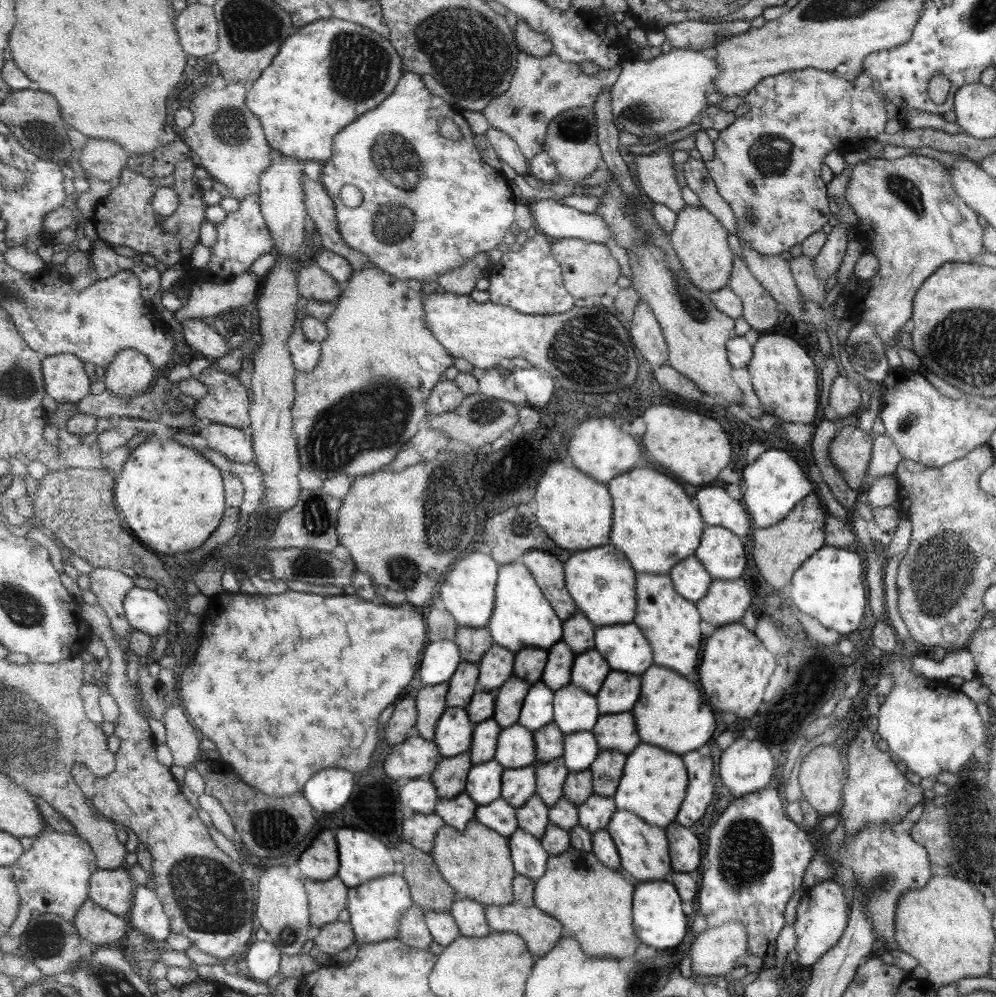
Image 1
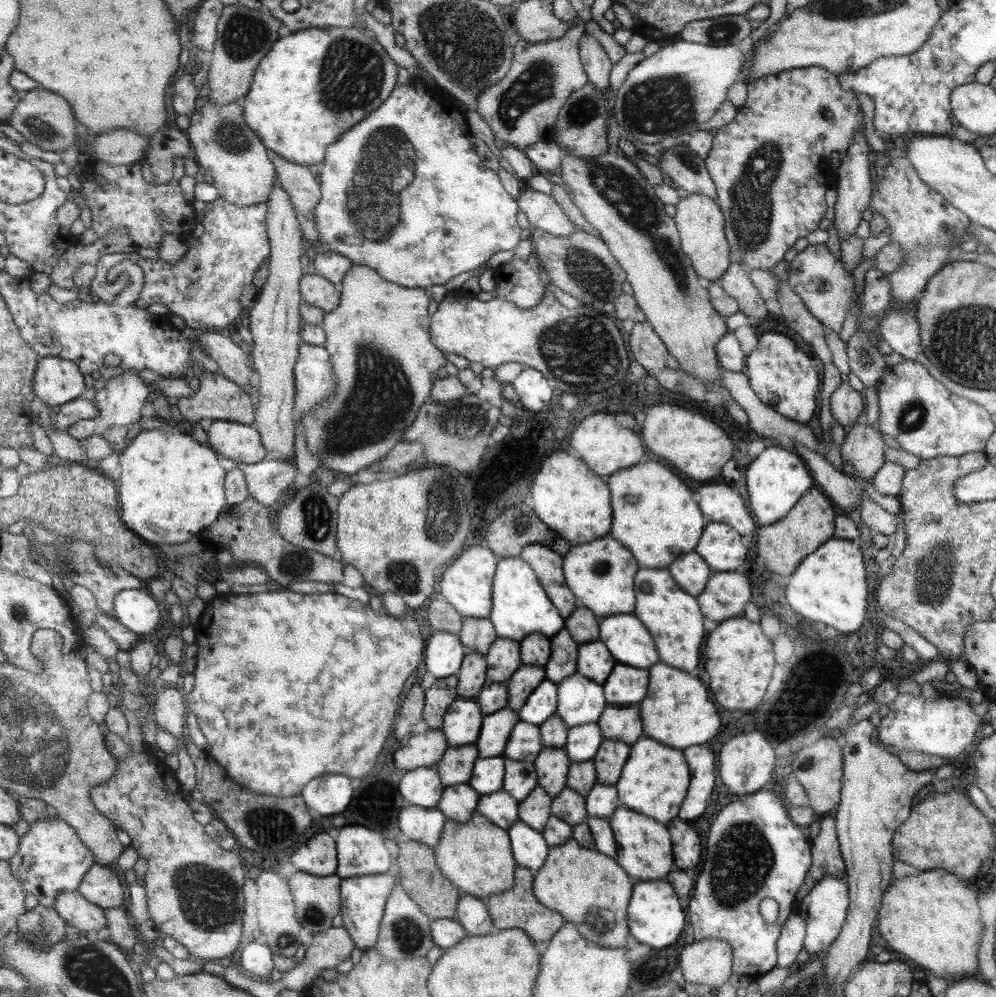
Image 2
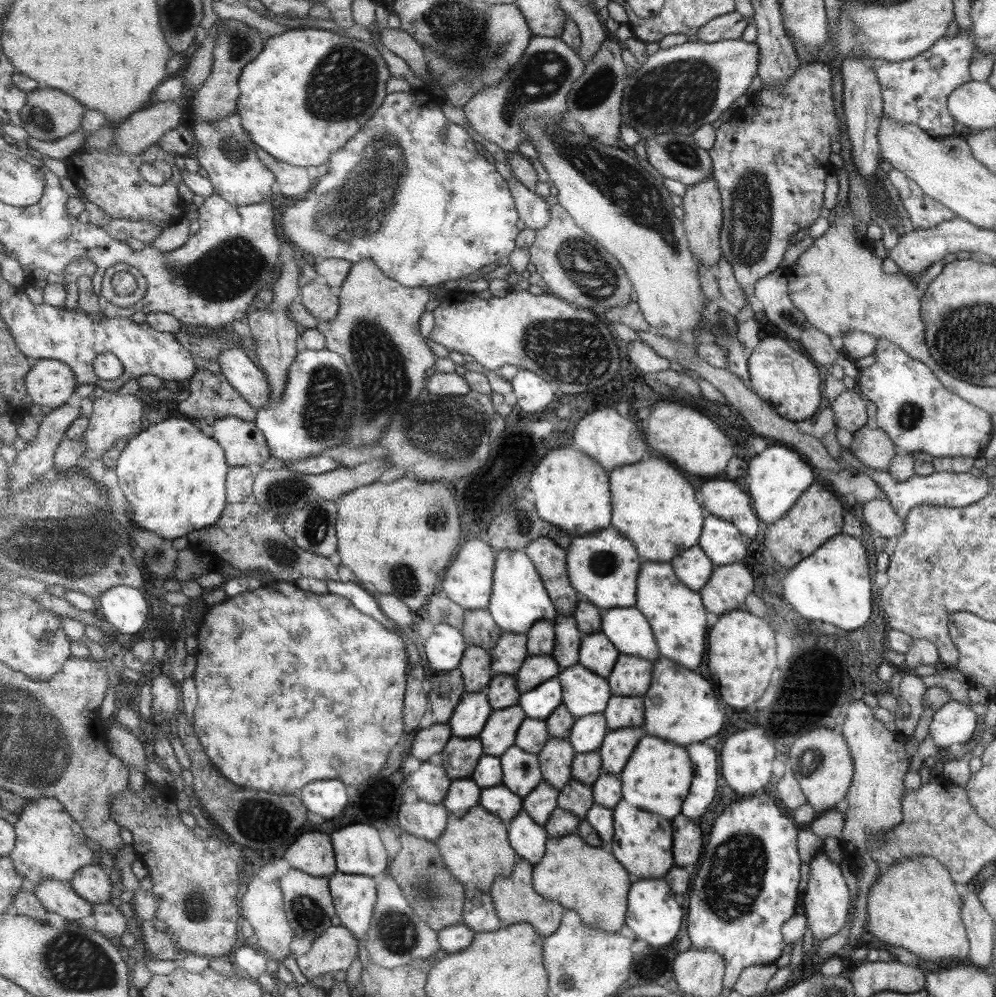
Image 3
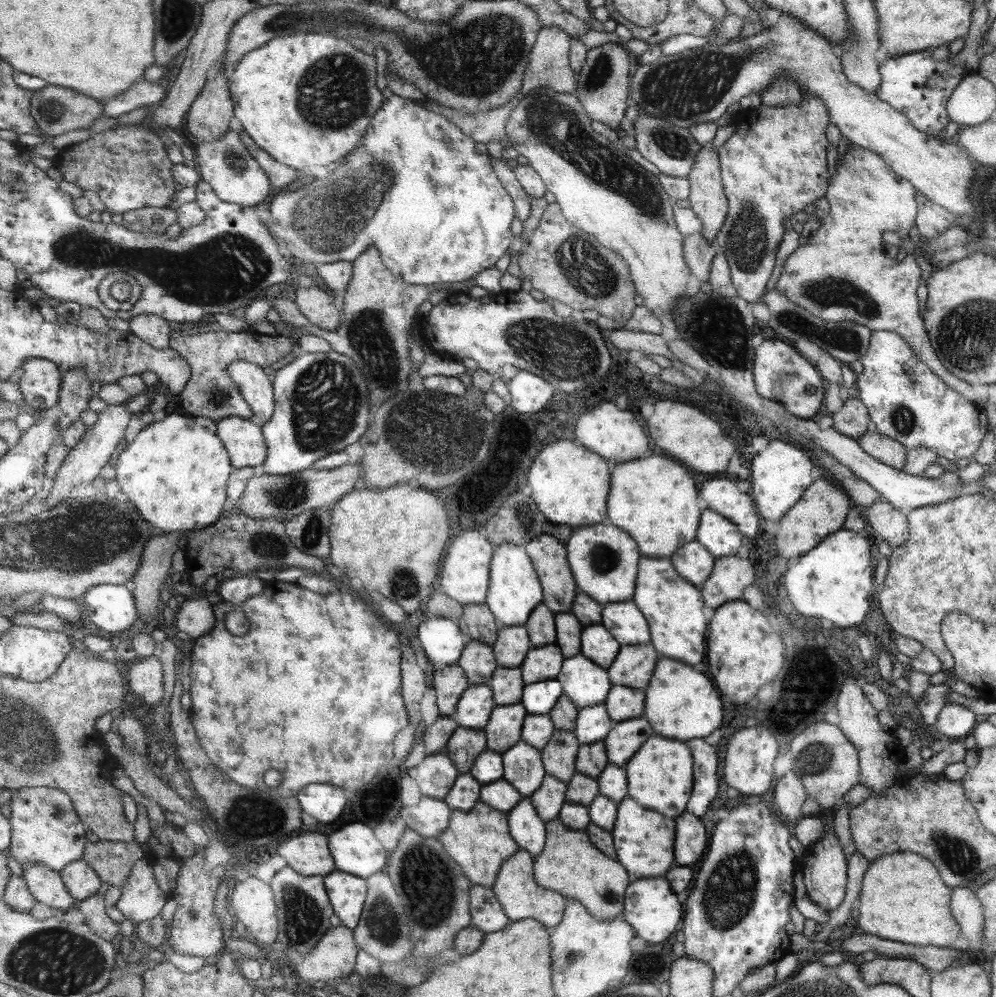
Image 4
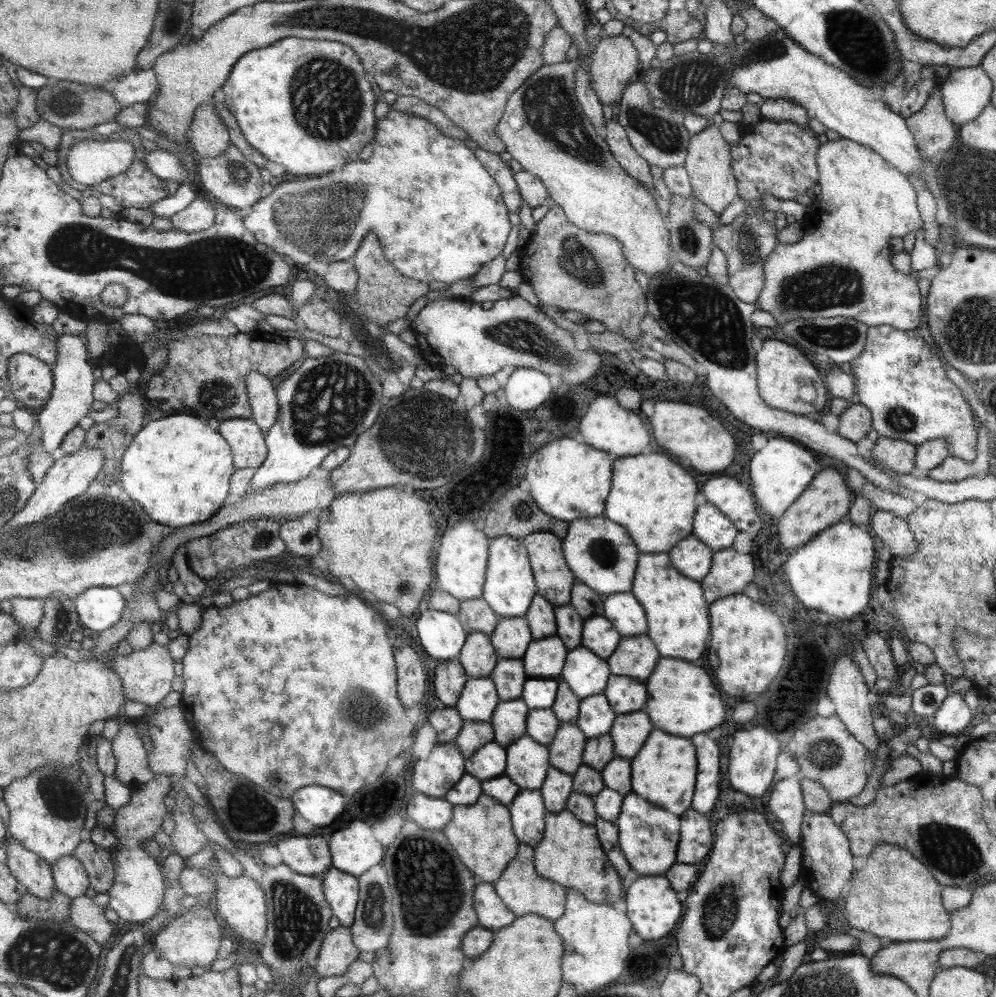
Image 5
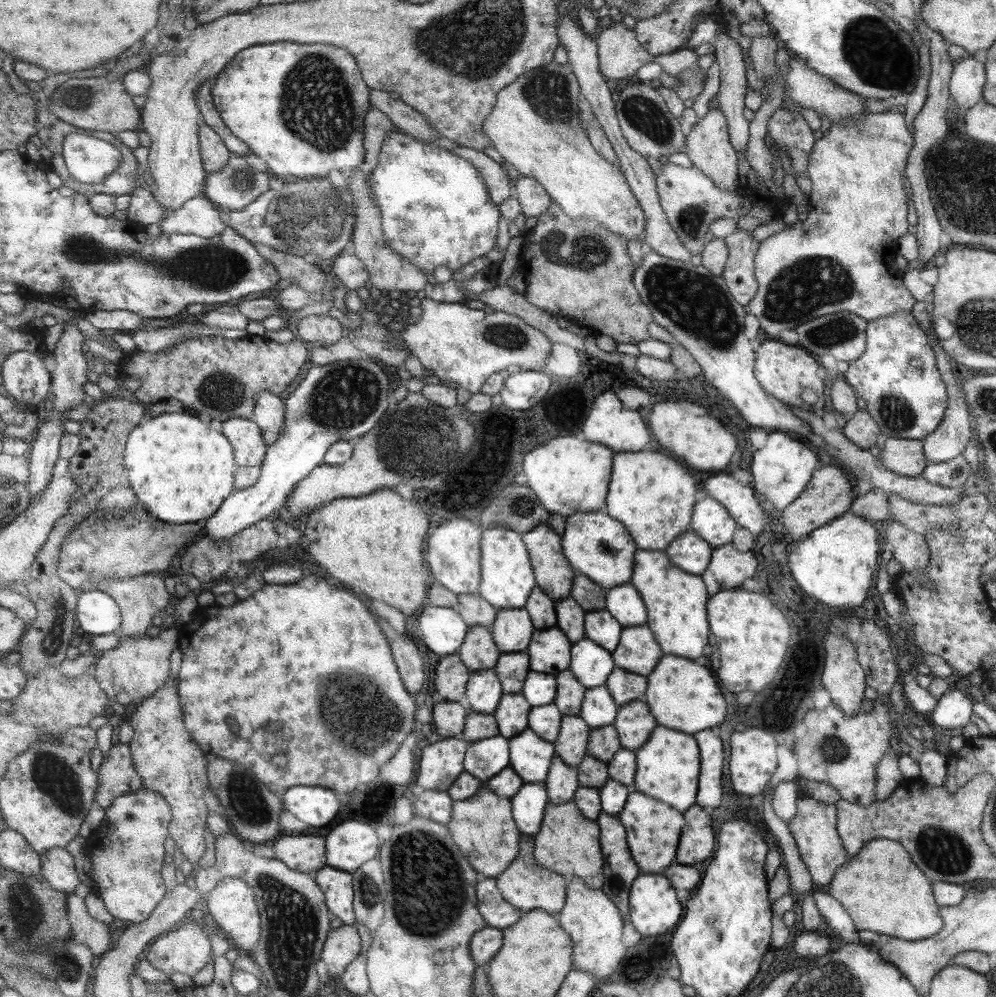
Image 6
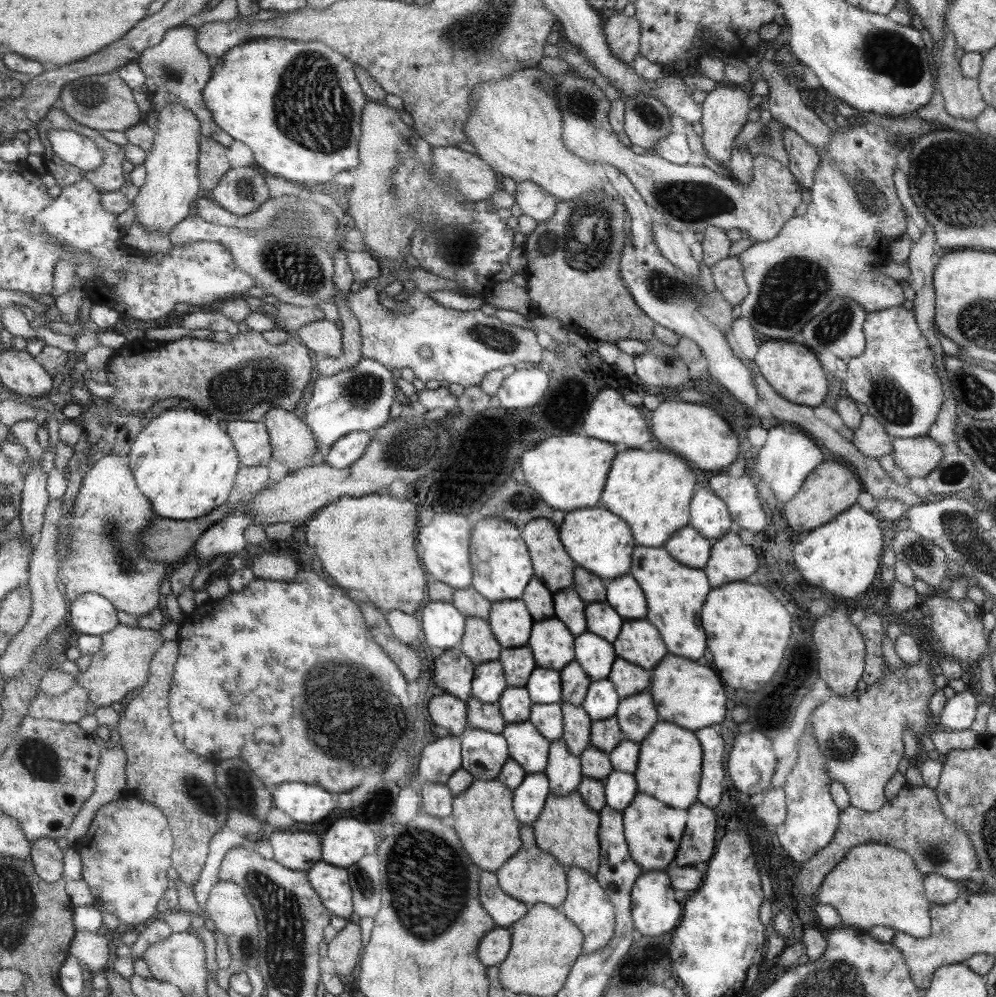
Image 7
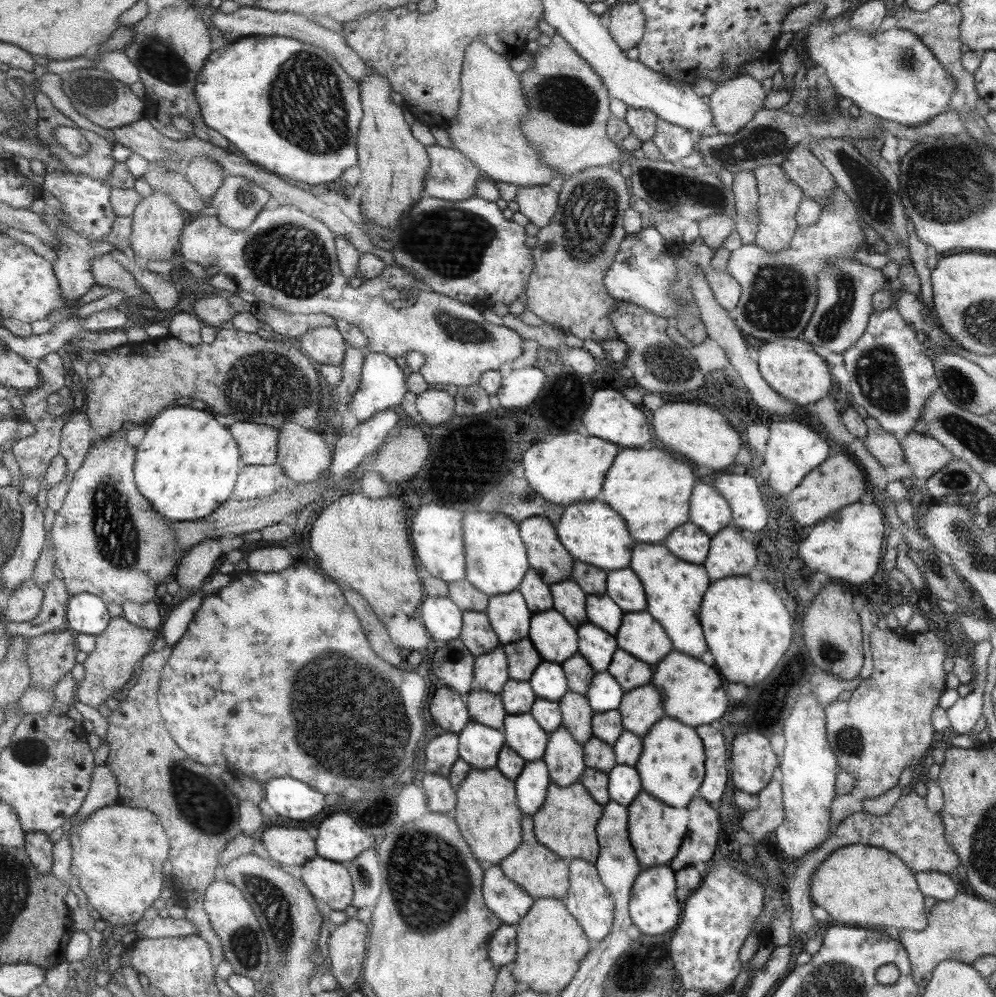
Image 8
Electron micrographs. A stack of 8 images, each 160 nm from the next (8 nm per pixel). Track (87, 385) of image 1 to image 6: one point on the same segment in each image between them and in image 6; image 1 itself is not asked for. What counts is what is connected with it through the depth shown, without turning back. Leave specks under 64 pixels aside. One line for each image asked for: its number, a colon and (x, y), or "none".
2: (58, 381)
3: (51, 383)
4: (41, 382)
5: (31, 380)
6: (27, 377)

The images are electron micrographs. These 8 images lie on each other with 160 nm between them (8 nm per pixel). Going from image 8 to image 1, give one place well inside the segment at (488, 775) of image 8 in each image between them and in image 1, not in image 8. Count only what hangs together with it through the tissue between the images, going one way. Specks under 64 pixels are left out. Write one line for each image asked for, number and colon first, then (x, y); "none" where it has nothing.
1: (477, 862)
2: (477, 856)
3: (477, 848)
4: (480, 841)
5: (483, 834)
6: (484, 827)
7: (484, 816)

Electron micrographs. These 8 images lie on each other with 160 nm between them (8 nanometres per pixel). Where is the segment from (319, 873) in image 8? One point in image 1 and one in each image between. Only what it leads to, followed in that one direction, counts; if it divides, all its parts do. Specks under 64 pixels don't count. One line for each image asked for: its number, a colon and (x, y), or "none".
1: (375, 907)
2: (365, 897)
3: (355, 896)
4: (348, 893)
5: (342, 890)
6: (338, 885)
7: (333, 883)

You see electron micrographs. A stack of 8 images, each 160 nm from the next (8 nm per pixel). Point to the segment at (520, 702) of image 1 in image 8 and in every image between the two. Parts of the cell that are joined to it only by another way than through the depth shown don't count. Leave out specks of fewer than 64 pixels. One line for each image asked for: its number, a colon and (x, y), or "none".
2: (523, 683)
3: (537, 669)
4: (544, 663)
5: (545, 658)
6: (550, 652)
7: (553, 645)
8: (556, 640)

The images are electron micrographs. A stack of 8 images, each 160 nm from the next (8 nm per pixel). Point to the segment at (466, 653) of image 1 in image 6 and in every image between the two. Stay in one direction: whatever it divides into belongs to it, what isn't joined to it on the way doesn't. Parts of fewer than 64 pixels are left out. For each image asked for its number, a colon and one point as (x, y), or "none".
2: (478, 635)
3: (480, 628)
4: (478, 622)
5: (476, 614)
6: (475, 609)

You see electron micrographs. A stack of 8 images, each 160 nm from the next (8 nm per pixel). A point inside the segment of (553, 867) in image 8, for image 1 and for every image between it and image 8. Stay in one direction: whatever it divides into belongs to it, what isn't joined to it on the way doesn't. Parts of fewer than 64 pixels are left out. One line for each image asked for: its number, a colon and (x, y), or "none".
1: (540, 931)
2: (519, 907)
3: (517, 901)
4: (522, 896)
5: (523, 889)
6: (527, 885)
7: (533, 876)

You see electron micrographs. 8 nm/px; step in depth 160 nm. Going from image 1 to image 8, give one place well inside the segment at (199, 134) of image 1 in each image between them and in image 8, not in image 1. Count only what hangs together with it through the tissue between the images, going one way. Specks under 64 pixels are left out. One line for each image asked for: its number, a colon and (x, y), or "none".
2: (227, 148)
3: (226, 151)
4: (226, 164)
5: (236, 181)
6: (235, 187)
7: (243, 190)
8: (239, 202)

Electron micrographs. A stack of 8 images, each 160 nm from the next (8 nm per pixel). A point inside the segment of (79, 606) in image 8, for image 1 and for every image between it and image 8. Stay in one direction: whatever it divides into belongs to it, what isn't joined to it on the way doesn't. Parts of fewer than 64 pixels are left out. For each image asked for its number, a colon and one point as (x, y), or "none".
1: (149, 613)
2: (135, 608)
3: (126, 608)
4: (110, 607)
5: (99, 608)
6: (98, 614)
7: (93, 614)

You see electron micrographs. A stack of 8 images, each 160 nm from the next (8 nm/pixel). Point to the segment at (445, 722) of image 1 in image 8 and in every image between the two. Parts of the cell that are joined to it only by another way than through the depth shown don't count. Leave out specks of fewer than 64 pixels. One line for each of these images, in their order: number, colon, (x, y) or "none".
2: (463, 724)
3: (470, 718)
4: (476, 706)
5: (480, 699)
6: (485, 690)
7: (490, 683)
8: (492, 674)

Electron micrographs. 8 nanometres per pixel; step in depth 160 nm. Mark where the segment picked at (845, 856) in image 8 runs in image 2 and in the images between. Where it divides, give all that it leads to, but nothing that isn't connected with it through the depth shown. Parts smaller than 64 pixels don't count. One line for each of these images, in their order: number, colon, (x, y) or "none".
2: (931, 918)
3: (912, 904)
4: (901, 899)
5: (891, 895)
6: (880, 888)
7: (874, 884)

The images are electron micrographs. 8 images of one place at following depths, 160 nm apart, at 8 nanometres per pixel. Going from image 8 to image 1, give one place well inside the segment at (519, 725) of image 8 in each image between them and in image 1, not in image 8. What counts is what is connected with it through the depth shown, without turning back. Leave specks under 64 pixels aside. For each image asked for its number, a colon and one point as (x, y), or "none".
1: (519, 784)
2: (521, 777)
3: (522, 770)
4: (523, 764)
5: (528, 764)
6: (531, 755)
7: (527, 746)

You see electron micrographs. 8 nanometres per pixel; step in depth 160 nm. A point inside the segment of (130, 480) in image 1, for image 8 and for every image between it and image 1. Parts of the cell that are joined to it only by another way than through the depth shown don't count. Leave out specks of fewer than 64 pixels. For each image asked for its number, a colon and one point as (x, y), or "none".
2: (172, 487)
3: (176, 478)
4: (177, 472)
5: (180, 470)
6: (184, 471)
7: (184, 462)
8: (188, 465)

